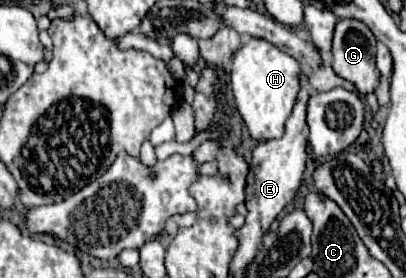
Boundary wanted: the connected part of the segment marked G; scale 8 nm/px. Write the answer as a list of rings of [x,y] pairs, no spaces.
[[[339,19],[337,29],[335,29],[335,37],[333,37],[333,71],[341,79],[353,83],[355,91],[361,97],[373,93],[379,85],[379,71],[375,67],[375,53],[377,53],[375,43],[377,41],[375,41],[371,29],[367,25],[361,25],[361,21]]]

